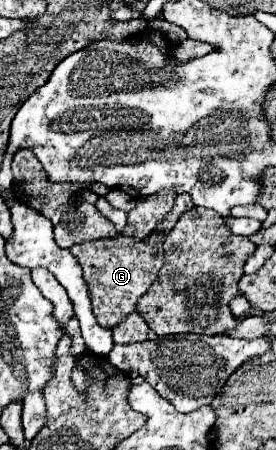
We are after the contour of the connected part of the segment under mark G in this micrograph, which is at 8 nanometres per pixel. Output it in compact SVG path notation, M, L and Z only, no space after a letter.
M181 193L181 195L177 195L175 205L165 219L165 225L159 227L157 231L153 231L143 241L135 241L131 237L119 235L115 239L97 239L97 241L79 243L69 249L83 267L83 277L85 277L85 283L89 285L89 291L91 291L93 313L95 313L101 327L111 329L121 319L125 319L129 313L135 313L135 305L137 305L139 297L151 287L151 283L157 279L157 275L163 267L165 259L163 259L161 245L165 241L165 235L175 227L179 217L193 207L195 205L193 205L191 197Z

